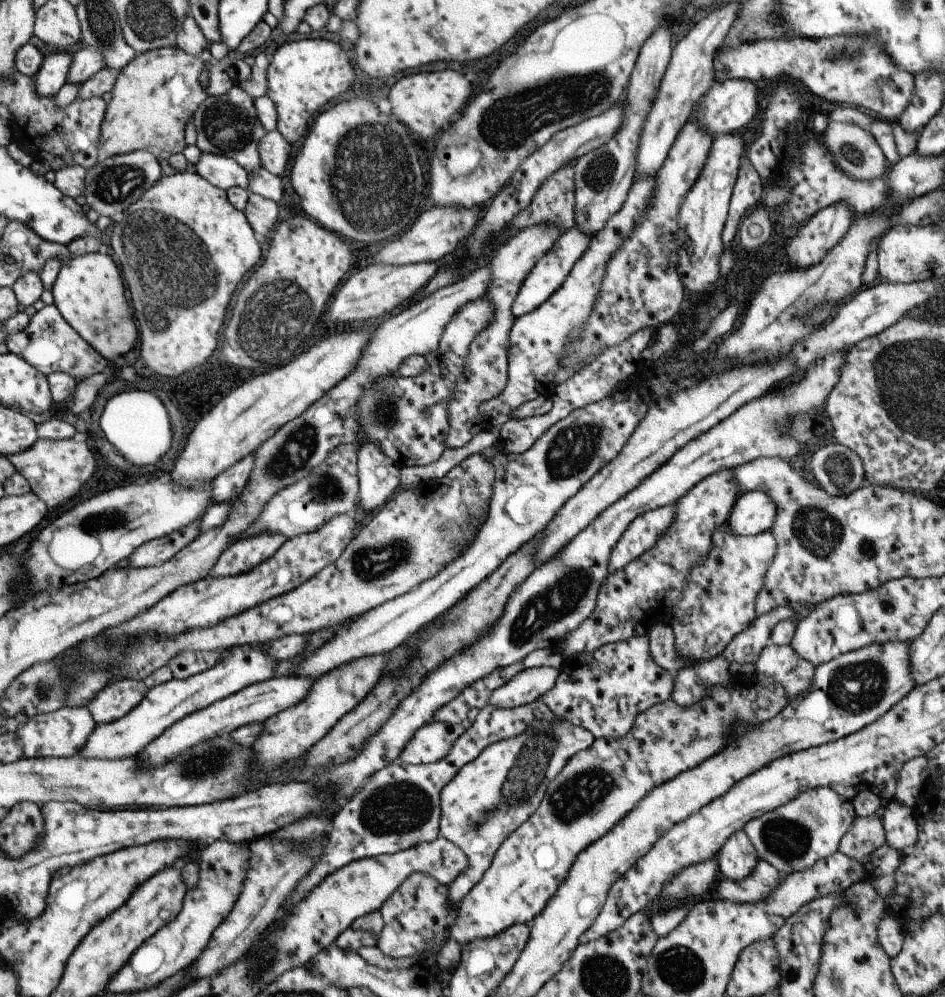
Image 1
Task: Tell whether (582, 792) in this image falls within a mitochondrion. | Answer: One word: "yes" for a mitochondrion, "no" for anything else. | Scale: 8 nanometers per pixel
yes

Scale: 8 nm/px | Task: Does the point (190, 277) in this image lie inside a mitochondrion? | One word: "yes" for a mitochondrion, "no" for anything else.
yes

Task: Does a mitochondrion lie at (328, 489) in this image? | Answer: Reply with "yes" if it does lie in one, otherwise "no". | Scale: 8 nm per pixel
yes

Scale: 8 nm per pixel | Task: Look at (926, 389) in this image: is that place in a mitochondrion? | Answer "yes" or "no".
yes

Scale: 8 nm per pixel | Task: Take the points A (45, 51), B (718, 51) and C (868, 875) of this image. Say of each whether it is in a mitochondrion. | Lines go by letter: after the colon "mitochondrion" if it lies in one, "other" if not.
A: other
B: other
C: other

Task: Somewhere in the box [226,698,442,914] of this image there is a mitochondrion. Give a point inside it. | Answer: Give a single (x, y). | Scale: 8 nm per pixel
(402, 807)

